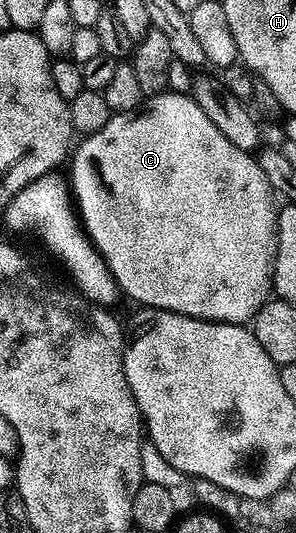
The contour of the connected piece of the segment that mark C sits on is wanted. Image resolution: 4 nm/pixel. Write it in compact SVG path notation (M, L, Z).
M164 91L144 100L139 108L128 113L112 113L109 123L96 133L88 133L83 141L74 146L69 157L69 184L73 204L78 212L83 230L99 254L105 259L113 279L119 284L119 292L124 298L132 297L139 307L164 309L181 315L196 317L202 321L222 321L224 325L243 325L250 322L263 302L268 300L271 288L271 273L275 269L275 240L277 231L276 198L265 171L261 171L258 160L252 154L241 151L213 127L209 115L201 111L194 96Z

